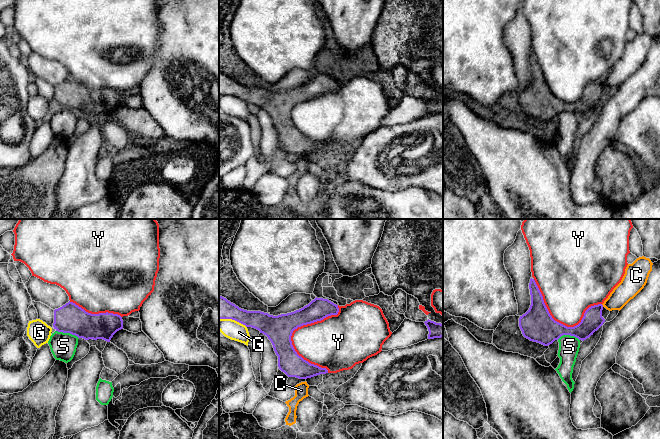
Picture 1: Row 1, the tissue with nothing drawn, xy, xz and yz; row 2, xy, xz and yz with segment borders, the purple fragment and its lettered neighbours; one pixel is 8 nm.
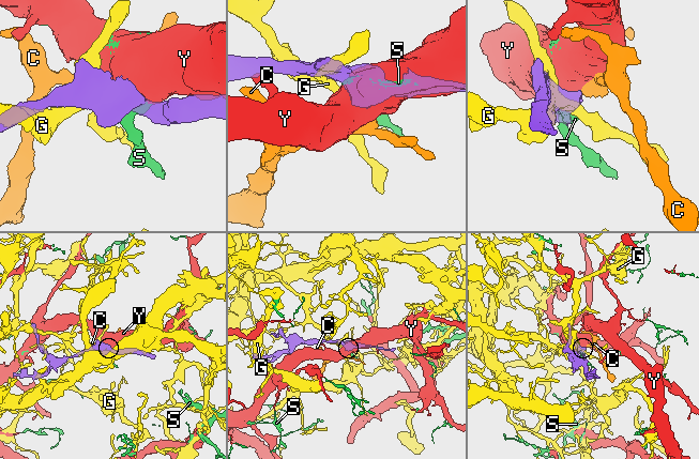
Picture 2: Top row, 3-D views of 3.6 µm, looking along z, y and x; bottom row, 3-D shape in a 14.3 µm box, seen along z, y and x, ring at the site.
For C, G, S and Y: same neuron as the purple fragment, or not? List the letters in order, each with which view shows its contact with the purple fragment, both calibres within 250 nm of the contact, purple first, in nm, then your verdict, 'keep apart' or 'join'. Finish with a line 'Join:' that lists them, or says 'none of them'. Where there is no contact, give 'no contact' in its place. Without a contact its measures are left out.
C: meets purple in yz; 160 nm thick on the purple side, 170 nm on the other; keep apart
G: meets purple in xz; 180 nm thick on the purple side, 150 nm on the other; keep apart
S: meets purple in xy; 240 nm thick on the purple side, 220 nm on the other; keep apart
Y: meets purple in xz; 220 nm thick on the purple side, 360 nm on the other; keep apart
Join: none of them

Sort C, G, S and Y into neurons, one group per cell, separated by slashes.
C / G / S Y

